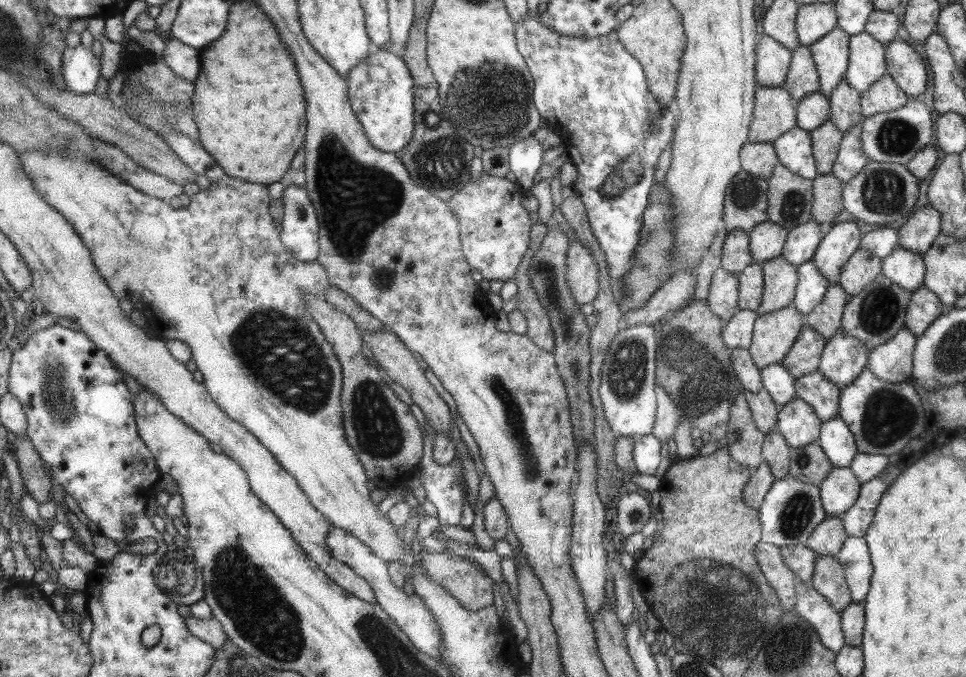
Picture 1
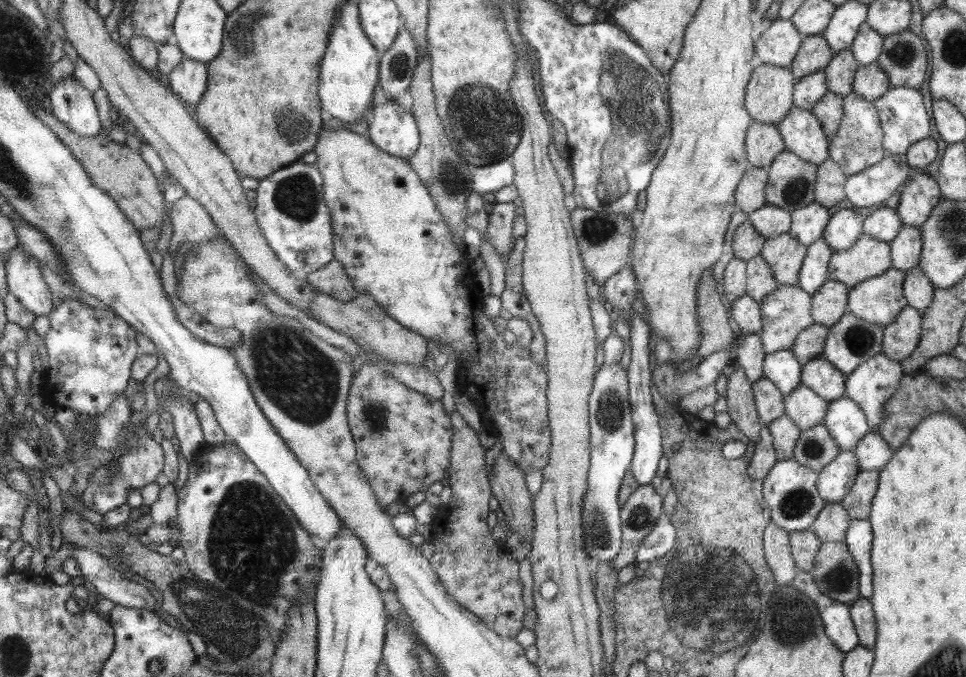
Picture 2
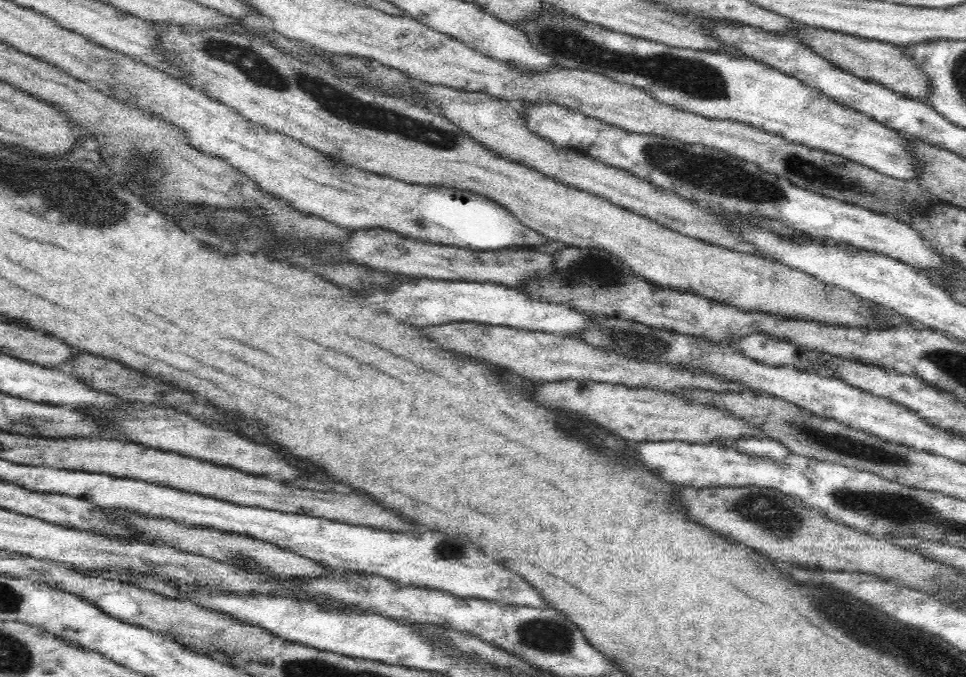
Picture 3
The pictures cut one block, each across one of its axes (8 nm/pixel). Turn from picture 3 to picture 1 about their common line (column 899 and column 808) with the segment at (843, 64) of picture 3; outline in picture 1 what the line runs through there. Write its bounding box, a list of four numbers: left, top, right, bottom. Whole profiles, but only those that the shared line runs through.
[782,46,821,105]

